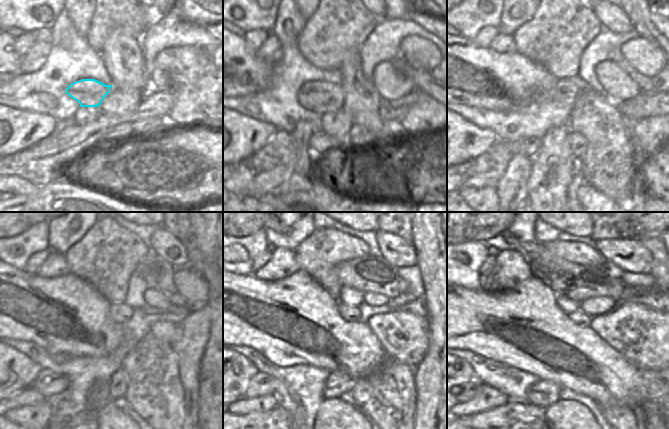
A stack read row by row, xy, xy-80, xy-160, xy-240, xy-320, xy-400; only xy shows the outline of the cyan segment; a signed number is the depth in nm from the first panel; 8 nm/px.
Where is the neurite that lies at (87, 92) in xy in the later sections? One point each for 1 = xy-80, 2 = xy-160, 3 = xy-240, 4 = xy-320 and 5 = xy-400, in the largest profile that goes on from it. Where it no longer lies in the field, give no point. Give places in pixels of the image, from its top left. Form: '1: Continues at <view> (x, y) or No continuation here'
1: Continues at xy-80 (314, 96)
2: Continues at xy-160 (563, 85)
3: Continues at xy-240 (119, 312)
4: Continues at xy-320 (350, 314)
5: Continues at xy-400 (578, 317)

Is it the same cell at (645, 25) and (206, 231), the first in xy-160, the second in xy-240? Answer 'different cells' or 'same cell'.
different cells

